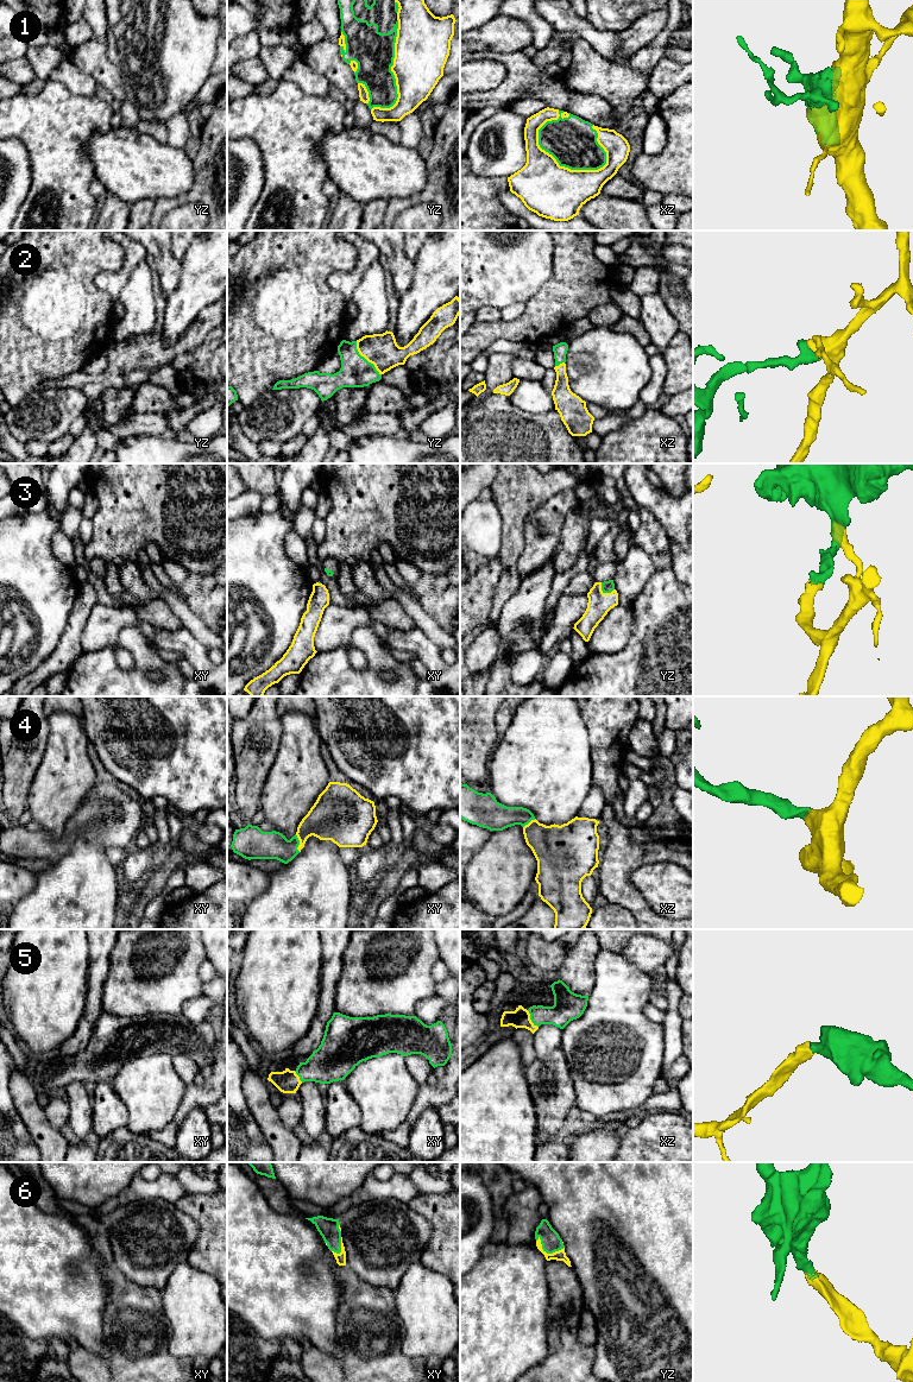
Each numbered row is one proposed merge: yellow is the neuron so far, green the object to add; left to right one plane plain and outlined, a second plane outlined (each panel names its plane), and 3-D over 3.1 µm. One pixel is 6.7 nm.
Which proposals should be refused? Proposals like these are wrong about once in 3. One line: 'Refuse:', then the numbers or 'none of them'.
Refuse: none of them

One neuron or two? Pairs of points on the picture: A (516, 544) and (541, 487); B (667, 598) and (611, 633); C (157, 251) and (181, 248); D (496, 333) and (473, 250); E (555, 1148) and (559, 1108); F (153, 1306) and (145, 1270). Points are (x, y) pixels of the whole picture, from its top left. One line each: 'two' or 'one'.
A: one
B: two
C: two
D: two
E: two
F: two

